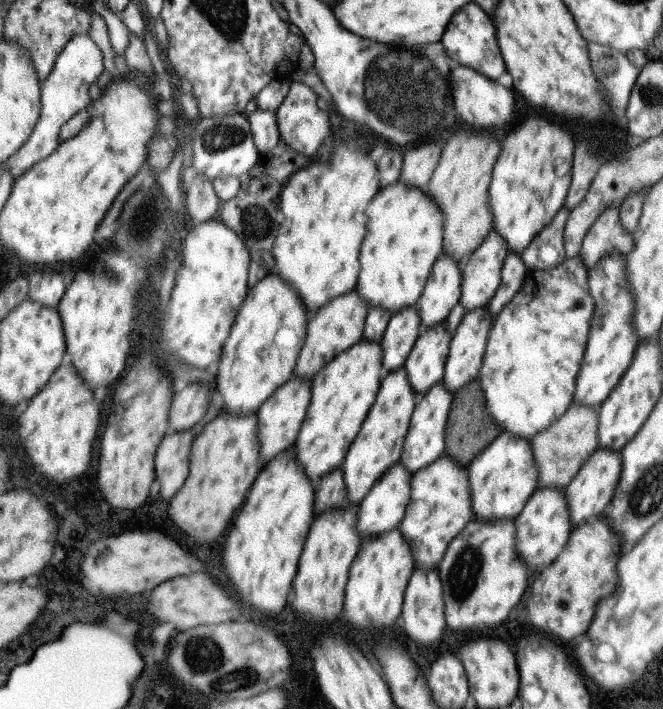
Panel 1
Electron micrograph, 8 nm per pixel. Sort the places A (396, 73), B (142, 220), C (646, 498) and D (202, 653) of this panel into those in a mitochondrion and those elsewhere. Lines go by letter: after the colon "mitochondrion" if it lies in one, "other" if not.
A: mitochondrion
B: mitochondrion
C: mitochondrion
D: mitochondrion

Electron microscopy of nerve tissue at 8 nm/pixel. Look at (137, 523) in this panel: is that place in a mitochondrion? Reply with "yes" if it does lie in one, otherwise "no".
no

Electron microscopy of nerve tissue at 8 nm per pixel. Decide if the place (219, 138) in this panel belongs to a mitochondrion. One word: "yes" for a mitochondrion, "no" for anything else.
yes

